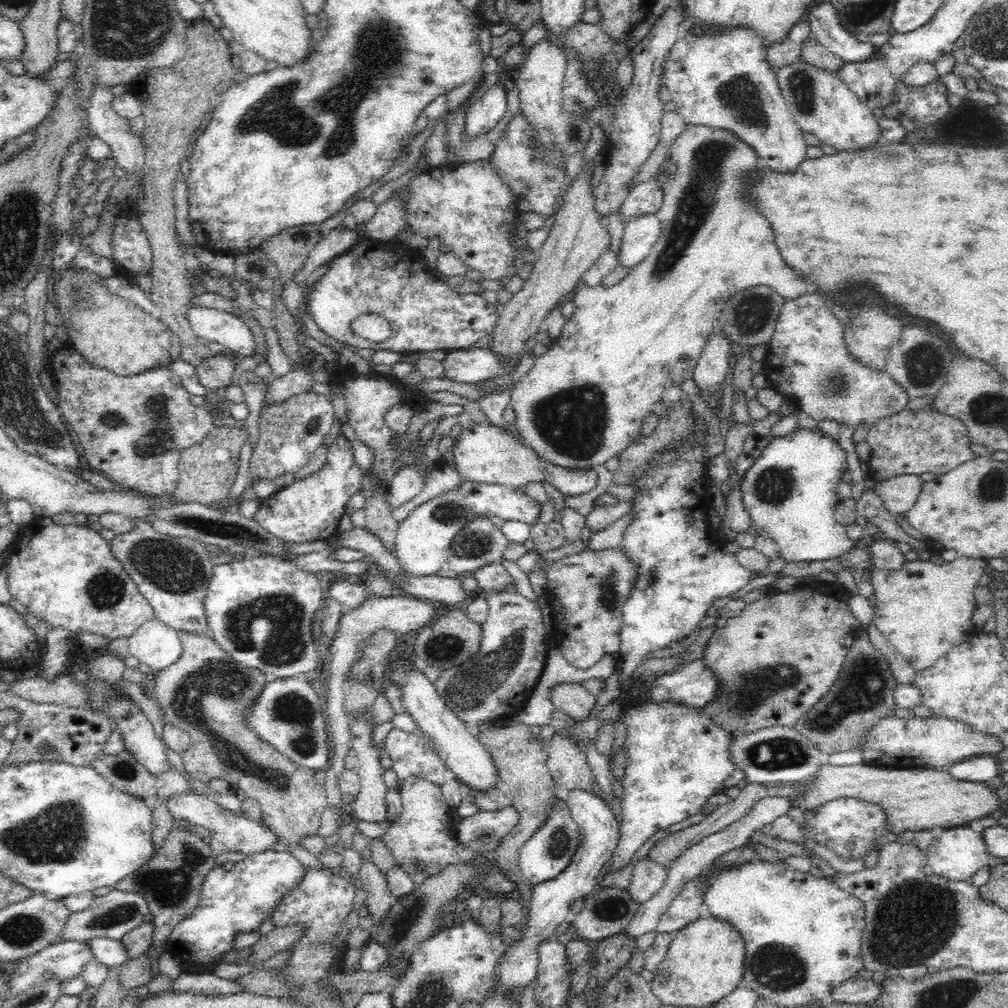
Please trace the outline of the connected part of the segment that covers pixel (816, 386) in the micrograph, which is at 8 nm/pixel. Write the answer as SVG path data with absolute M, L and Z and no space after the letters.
M804 294L795 299L785 299L776 320L774 334L769 341L769 351L763 361L763 373L770 387L788 398L797 411L816 421L829 420L838 425L850 425L852 428L862 425L872 427L882 418L902 412L909 401L904 389L884 370L874 370L860 363L845 348L844 326L818 294Z

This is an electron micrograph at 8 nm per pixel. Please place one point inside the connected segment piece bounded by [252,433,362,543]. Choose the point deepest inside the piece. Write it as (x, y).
(310, 508)

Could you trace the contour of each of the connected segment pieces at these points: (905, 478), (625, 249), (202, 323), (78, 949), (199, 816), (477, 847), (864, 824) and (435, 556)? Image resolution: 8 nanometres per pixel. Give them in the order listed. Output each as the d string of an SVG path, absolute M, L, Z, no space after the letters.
M898 475L876 482L873 491L891 513L903 514L914 506L922 484L919 475Z
M644 214L626 222L616 260L620 266L633 269L652 250L662 225L657 215Z
M188 305L187 319L197 338L217 342L238 356L255 354L250 327L238 316L213 308Z
M62 941L48 945L44 950L19 960L7 970L9 976L8 983L10 983L8 997L32 988L34 984L37 984L45 977L55 976L56 978L61 978L61 980L66 980L79 976L83 966L86 966L92 959L94 959L93 954L87 941Z
M186 792L172 795L165 805L173 818L185 818L187 822L193 822L193 824L208 829L210 838L212 838L212 850L215 854L243 852L248 856L279 847L277 838L280 836L277 836L273 832L273 828L265 824L262 818L251 818L246 814L245 817L236 815L220 807L215 801L212 801L210 796Z
M512 804L466 816L455 825L456 838L466 846L474 849L476 854L481 853L488 858L500 841L506 836L519 821L519 812Z
M850 796L828 800L826 804L816 806L814 811L804 812L805 823L802 833L806 838L827 846L838 856L853 860L862 858L866 852L874 849L878 839L887 833L885 812L879 804L856 800Z
M462 481L458 488L420 504L399 522L394 553L402 569L414 576L436 575L450 556L452 540L470 520L478 516L498 516L505 521L525 522L532 526L538 520L542 505L510 485Z

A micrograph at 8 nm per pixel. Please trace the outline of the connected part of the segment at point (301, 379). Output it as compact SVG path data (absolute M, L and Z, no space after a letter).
M293 368L284 376L272 380L267 386L263 406L266 404L280 404L290 396L311 390L315 381L312 379L311 368Z

